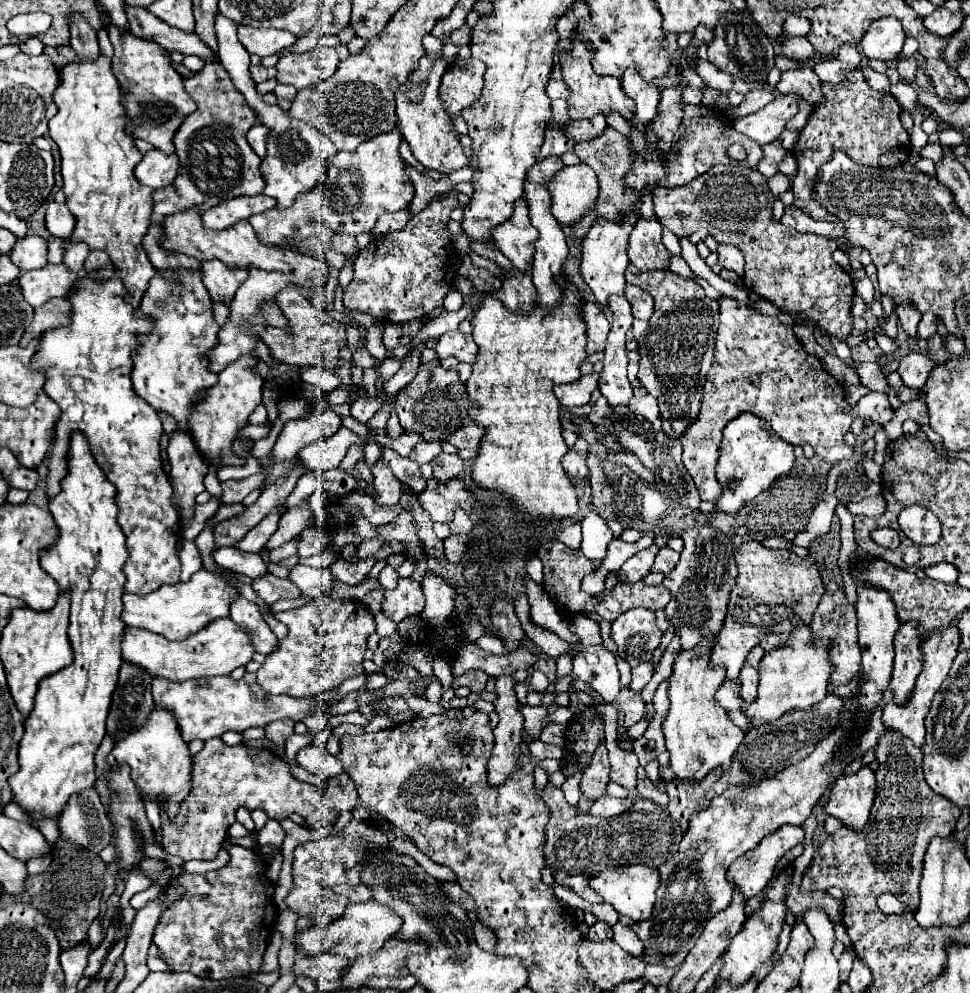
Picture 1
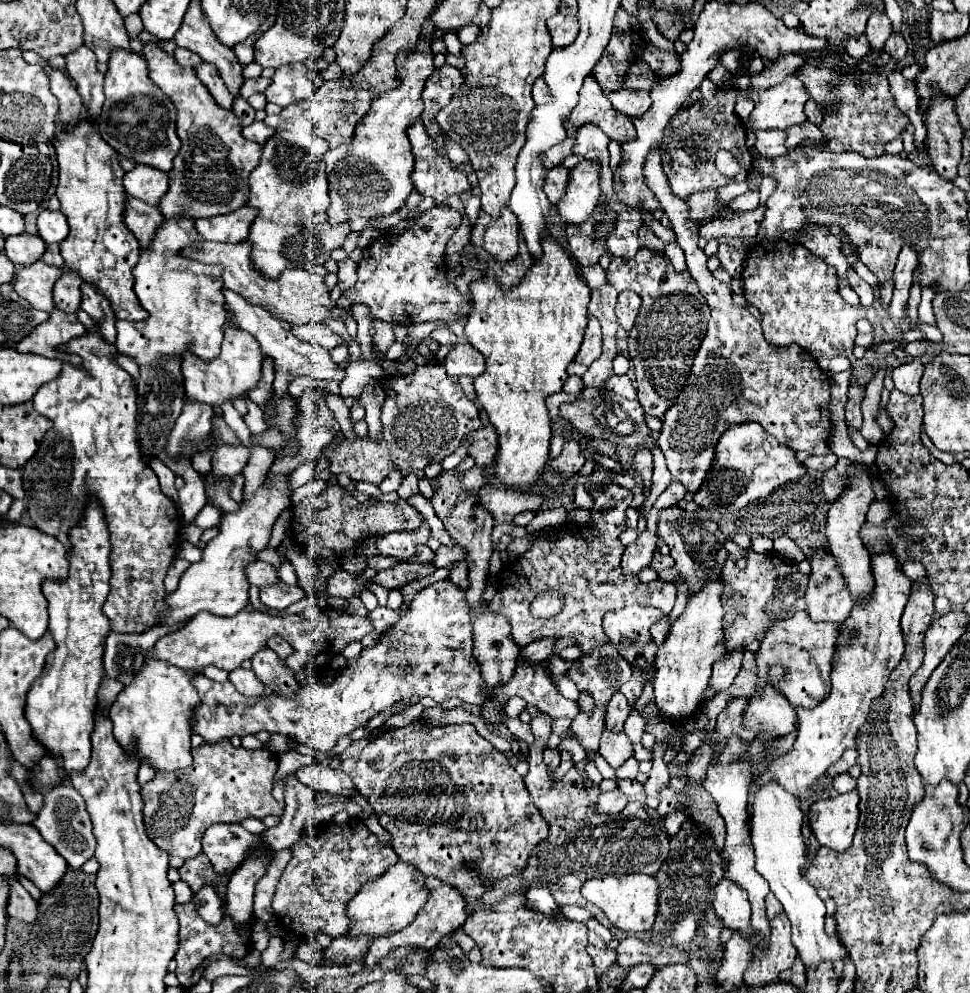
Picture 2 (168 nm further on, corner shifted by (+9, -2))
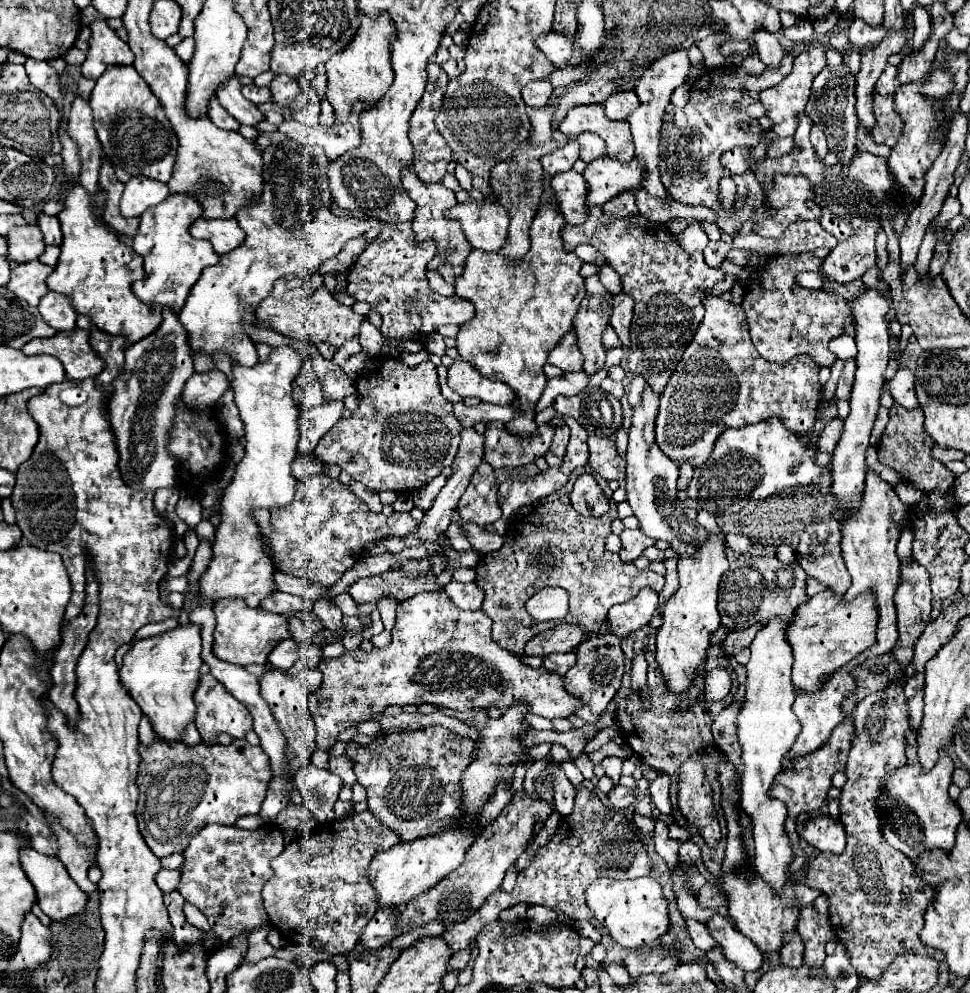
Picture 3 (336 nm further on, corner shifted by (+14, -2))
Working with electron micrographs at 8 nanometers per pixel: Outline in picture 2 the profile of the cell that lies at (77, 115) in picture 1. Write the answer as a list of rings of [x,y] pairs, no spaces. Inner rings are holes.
[[[81,115],[79,121],[73,127],[63,127],[51,141],[51,145],[57,151],[57,163],[59,163],[59,185],[57,185],[57,199],[61,201],[61,213],[69,221],[69,235],[61,241],[61,255],[65,259],[65,267],[77,271],[83,281],[89,281],[93,285],[99,285],[99,289],[105,293],[105,297],[111,301],[111,307],[115,311],[117,319],[127,321],[141,321],[145,319],[145,309],[141,309],[137,295],[133,291],[133,267],[139,261],[141,247],[135,239],[135,235],[127,229],[123,223],[125,215],[125,189],[123,189],[123,167],[119,165],[119,153],[101,139],[97,123],[91,121],[89,115]]]

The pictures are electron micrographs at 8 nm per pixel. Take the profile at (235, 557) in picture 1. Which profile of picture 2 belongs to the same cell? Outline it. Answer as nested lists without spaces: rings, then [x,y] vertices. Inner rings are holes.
[[[251,561],[251,563],[245,567],[245,575],[247,575],[247,581],[249,581],[251,585],[257,585],[257,587],[273,585],[273,583],[279,581],[279,577],[275,575],[273,565],[263,563],[263,561]]]

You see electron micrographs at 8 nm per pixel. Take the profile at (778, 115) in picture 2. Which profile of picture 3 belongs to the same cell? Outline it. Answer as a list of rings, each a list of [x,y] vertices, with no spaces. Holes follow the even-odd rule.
[[[810,43],[804,51],[800,51],[794,59],[794,69],[788,77],[782,79],[782,83],[766,89],[760,93],[760,101],[766,107],[766,115],[776,123],[774,131],[778,137],[792,137],[796,130],[796,113],[804,111],[804,105],[810,97],[810,87],[814,77],[826,67],[826,49],[820,43]]]

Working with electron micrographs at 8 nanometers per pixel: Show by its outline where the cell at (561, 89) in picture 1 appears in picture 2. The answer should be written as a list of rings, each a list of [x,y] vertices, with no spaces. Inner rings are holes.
[[[543,77],[535,79],[535,83],[533,83],[533,101],[535,101],[537,105],[543,105],[543,103],[549,103],[549,101],[551,101],[549,87],[547,87],[547,83],[545,83]]]

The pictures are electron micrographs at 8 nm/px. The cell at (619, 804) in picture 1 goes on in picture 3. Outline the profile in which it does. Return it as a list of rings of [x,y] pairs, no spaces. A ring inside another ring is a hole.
[[[616,785],[616,787],[610,791],[608,799],[610,799],[610,805],[612,805],[614,809],[628,809],[628,807],[634,805],[634,801],[636,801],[636,791],[630,789],[630,787]]]

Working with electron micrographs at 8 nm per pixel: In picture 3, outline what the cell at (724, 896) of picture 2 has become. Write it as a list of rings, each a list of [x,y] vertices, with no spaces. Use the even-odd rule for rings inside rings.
[[[712,915],[708,919],[708,929],[714,941],[722,947],[724,957],[728,957],[730,963],[740,967],[742,971],[758,971],[762,967],[764,957],[760,949],[740,931],[736,931],[726,917]]]

